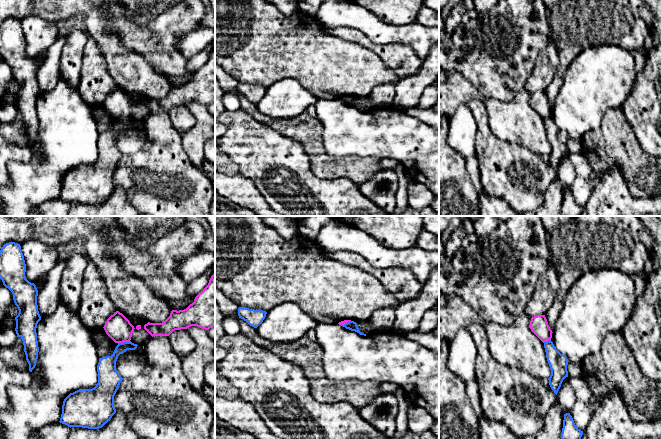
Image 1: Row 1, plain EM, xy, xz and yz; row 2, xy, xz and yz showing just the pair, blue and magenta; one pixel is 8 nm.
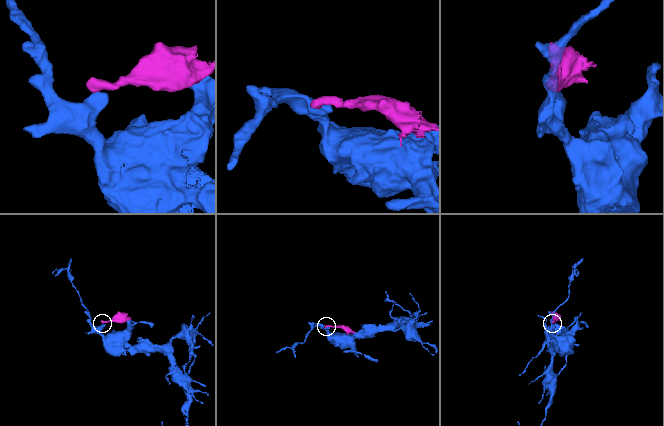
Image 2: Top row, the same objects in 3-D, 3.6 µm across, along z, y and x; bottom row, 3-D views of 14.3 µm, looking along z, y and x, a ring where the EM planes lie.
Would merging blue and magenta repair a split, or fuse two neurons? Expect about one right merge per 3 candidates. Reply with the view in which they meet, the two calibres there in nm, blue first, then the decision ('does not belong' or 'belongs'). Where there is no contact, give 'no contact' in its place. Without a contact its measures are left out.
meets blue in xy; 150 nm thick on the blue side, 200 nm on the other; does not belong

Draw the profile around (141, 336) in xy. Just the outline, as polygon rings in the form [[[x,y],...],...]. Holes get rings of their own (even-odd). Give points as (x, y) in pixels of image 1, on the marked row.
[[[122,313],[134,326],[134,331],[132,333],[131,342],[134,344],[145,345],[145,343],[152,337],[145,329],[144,325],[148,323],[148,321],[142,320],[138,317],[126,315]]]

